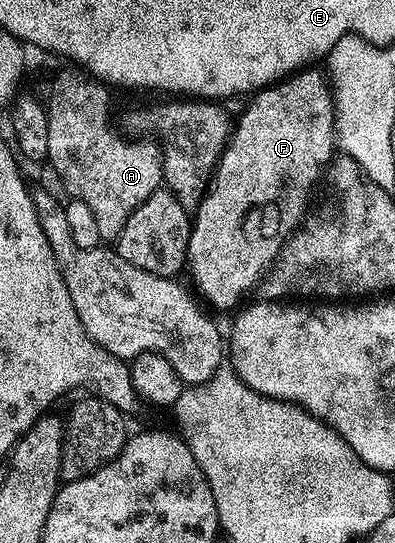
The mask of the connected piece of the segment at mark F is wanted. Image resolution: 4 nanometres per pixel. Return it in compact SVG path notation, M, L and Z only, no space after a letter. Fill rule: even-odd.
M304 67L285 77L281 81L276 81L274 85L268 85L266 89L260 89L250 98L251 101L243 109L239 121L234 122L230 137L227 138L227 145L223 149L222 155L219 157L219 163L215 166L215 172L211 174L210 182L207 186L207 192L199 201L199 208L194 210L193 224L191 226L191 234L189 235L189 247L187 248L186 268L191 269L191 277L195 280L194 288L199 288L198 296L202 298L208 306L216 305L219 309L231 309L251 288L258 286L260 282L267 277L269 270L279 260L280 253L287 243L287 238L300 228L299 225L303 221L303 216L307 213L307 208L311 205L311 196L315 193L315 184L323 177L323 168L327 164L332 164L333 158L337 153L337 142L335 139L335 98L333 89L329 84L328 78L325 76L322 68Z

